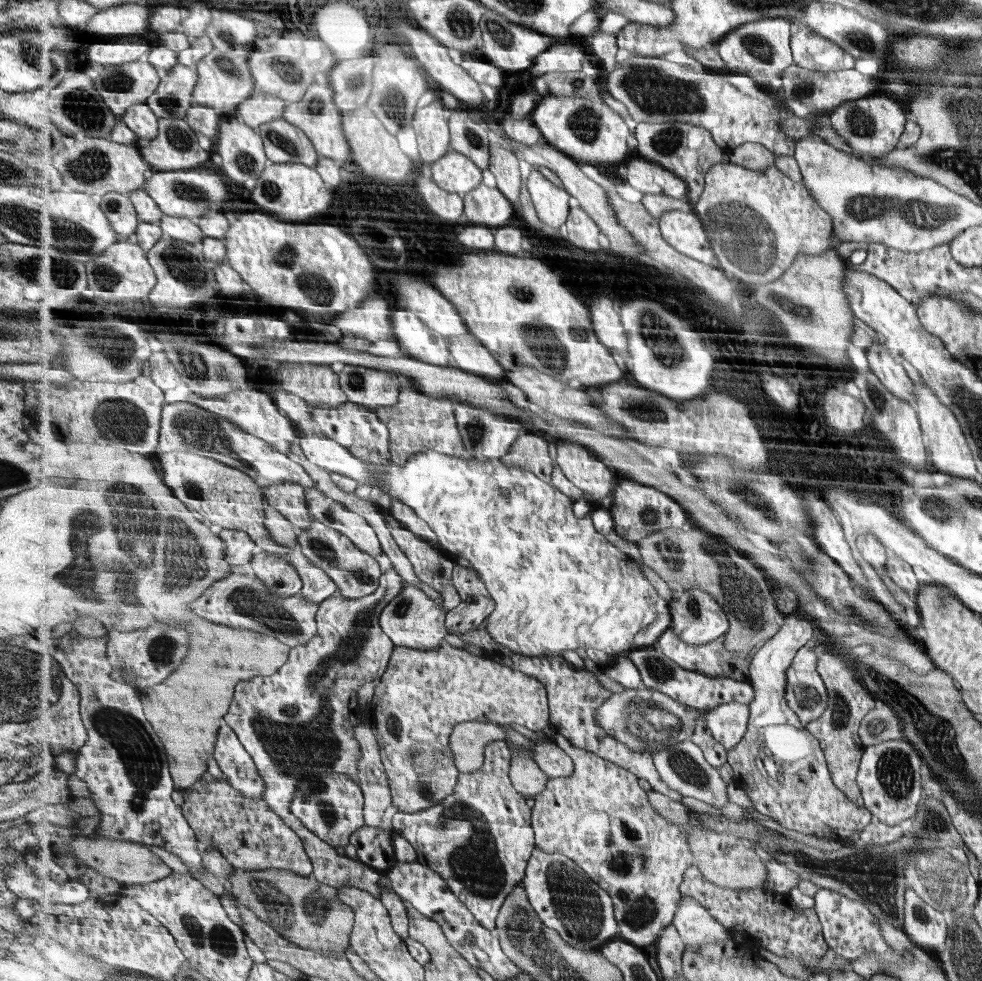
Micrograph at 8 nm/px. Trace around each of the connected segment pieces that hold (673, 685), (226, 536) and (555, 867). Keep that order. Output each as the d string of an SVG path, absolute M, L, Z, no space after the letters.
M658 644L641 649L634 648L626 655L639 668L643 683L647 687L668 694L673 700L677 700L685 706L693 706L695 710L701 710L703 714L707 714L709 710L715 710L723 704L741 702L750 705L755 700L755 687L751 683L725 676L710 677L699 671L685 669L677 664L677 661L671 660Z
M223 529L220 538L227 543L225 548L225 559L229 561L232 570L253 572L251 569L253 560L253 548L256 542L244 531Z
M537 848L529 859L524 886L541 920L574 948L587 952L599 950L619 937L619 922L611 895L567 855L549 854Z

